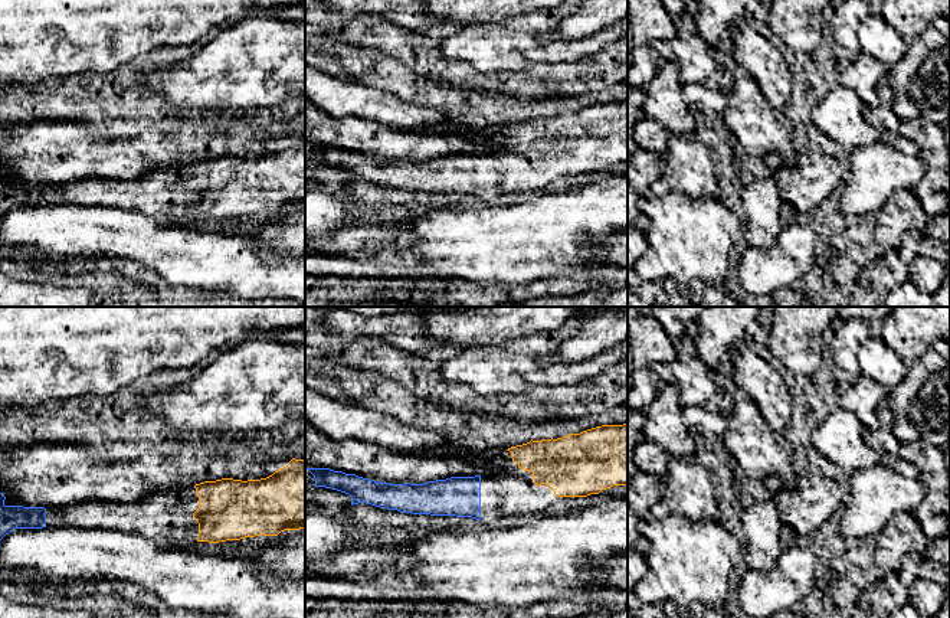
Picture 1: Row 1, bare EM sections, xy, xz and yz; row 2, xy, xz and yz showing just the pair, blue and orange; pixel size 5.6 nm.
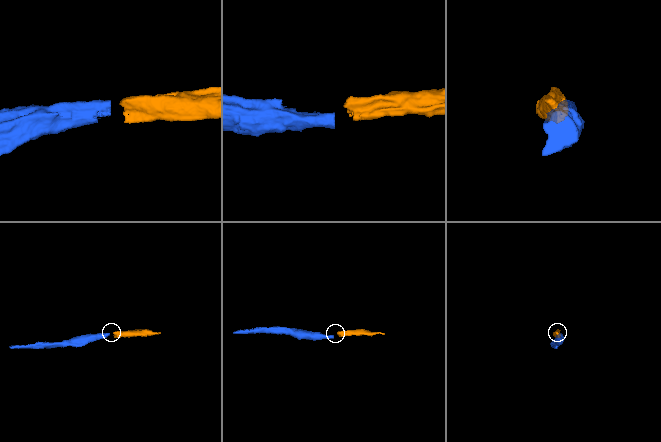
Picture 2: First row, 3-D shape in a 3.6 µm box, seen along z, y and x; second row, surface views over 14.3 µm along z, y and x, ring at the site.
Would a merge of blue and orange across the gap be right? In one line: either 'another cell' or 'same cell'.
same cell

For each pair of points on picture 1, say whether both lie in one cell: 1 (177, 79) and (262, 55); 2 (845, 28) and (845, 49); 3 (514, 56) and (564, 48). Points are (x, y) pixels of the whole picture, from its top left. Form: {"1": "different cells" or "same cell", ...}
{"1": "same cell", "2": "same cell", "3": "same cell"}

